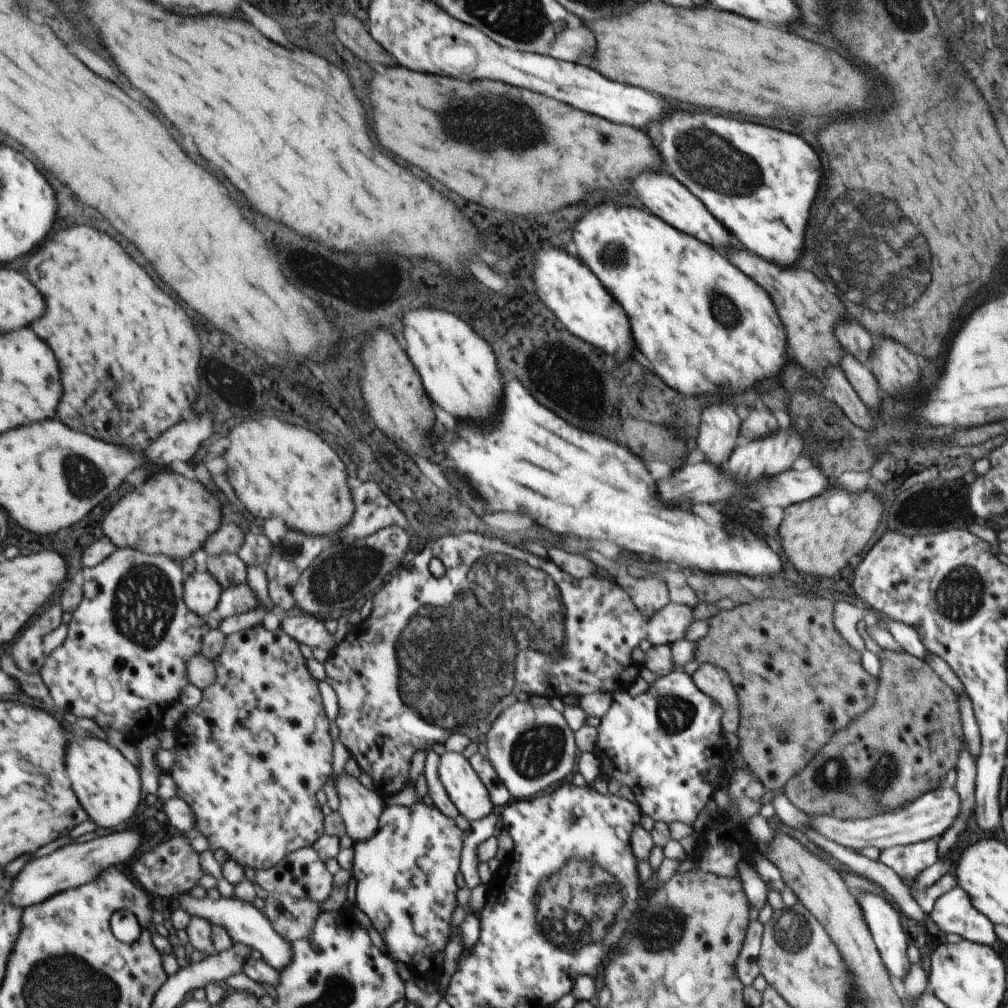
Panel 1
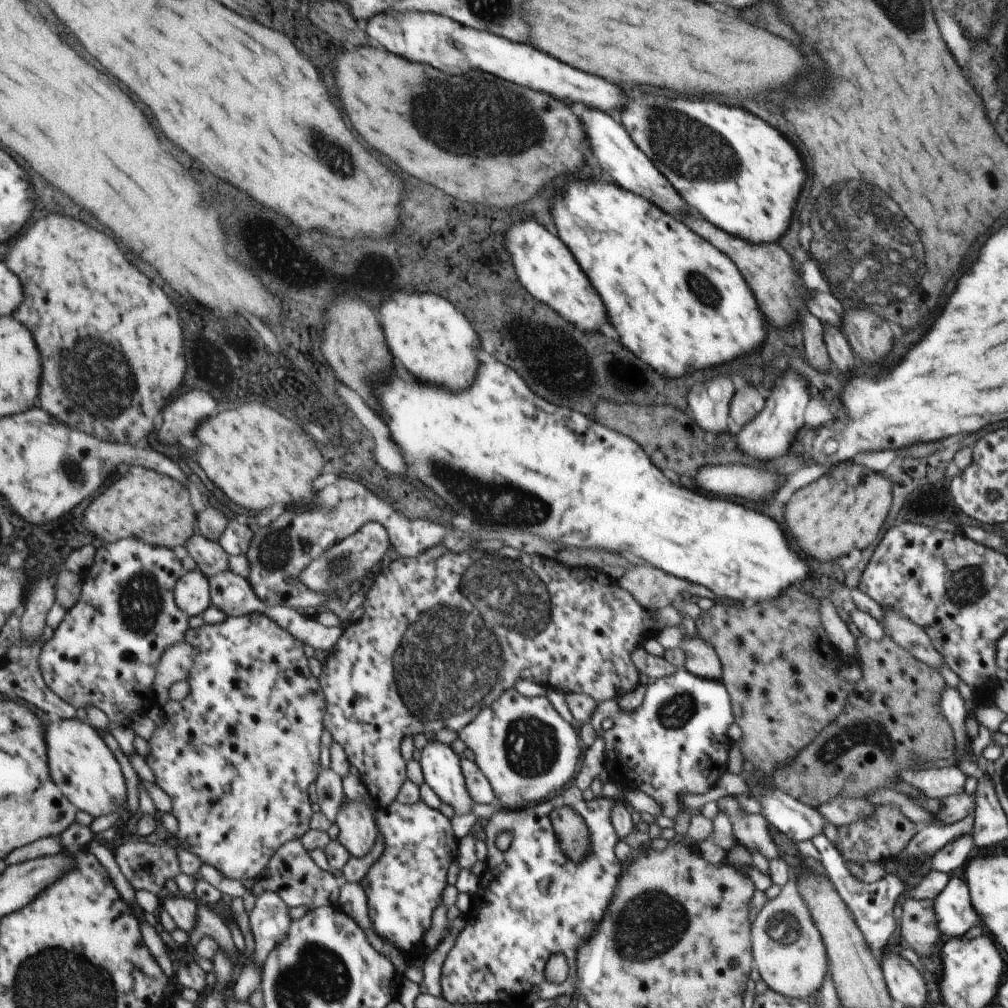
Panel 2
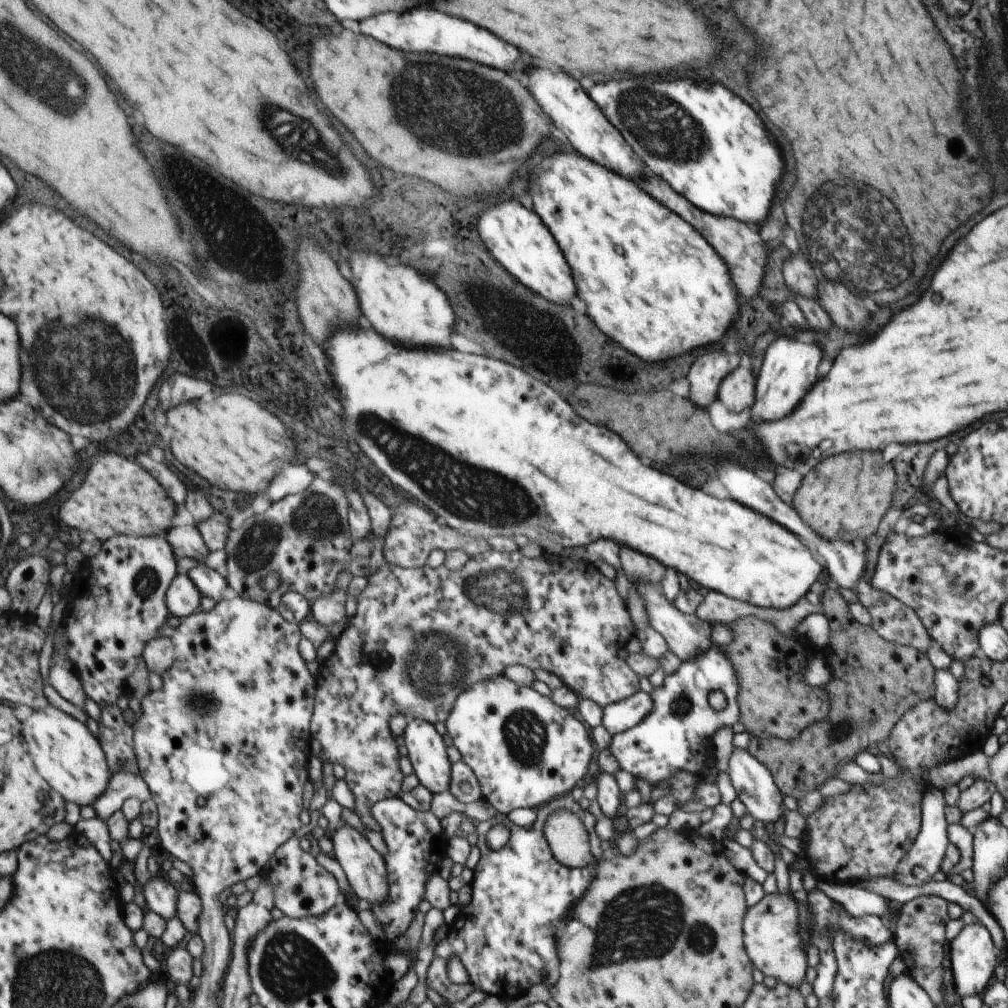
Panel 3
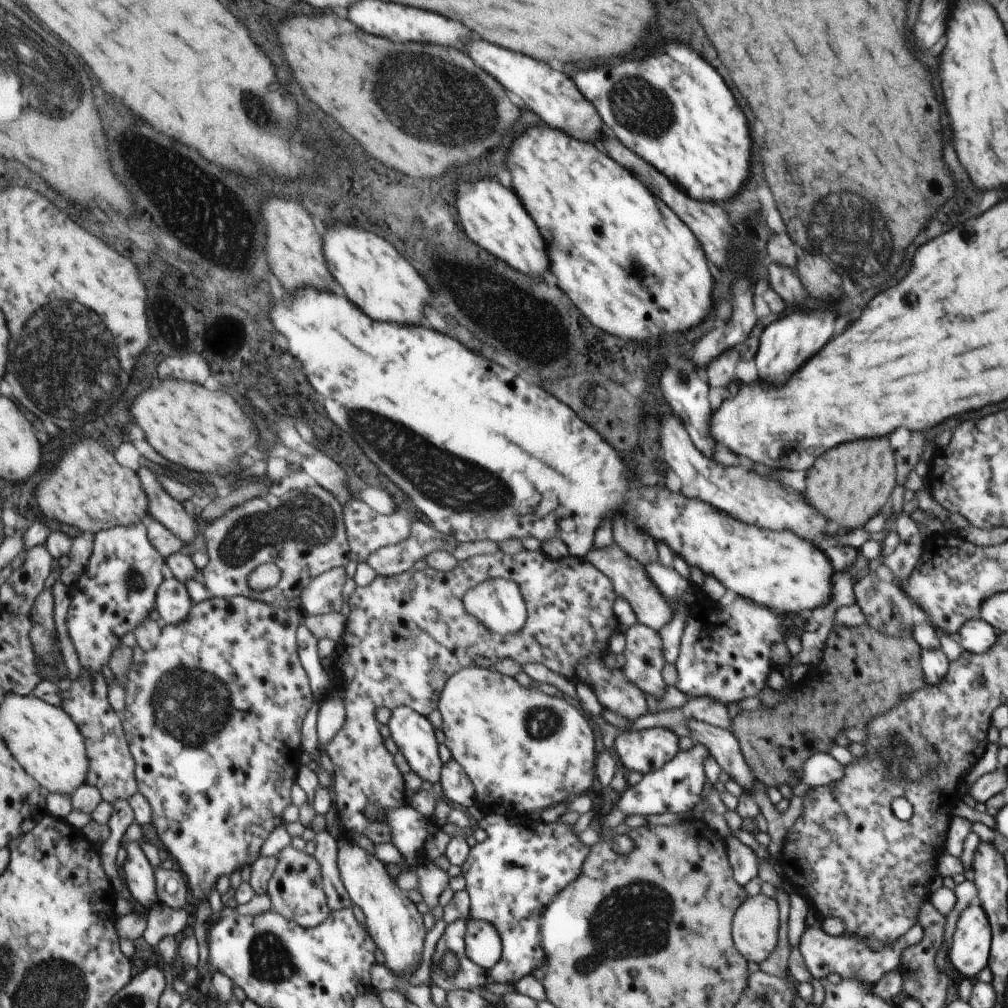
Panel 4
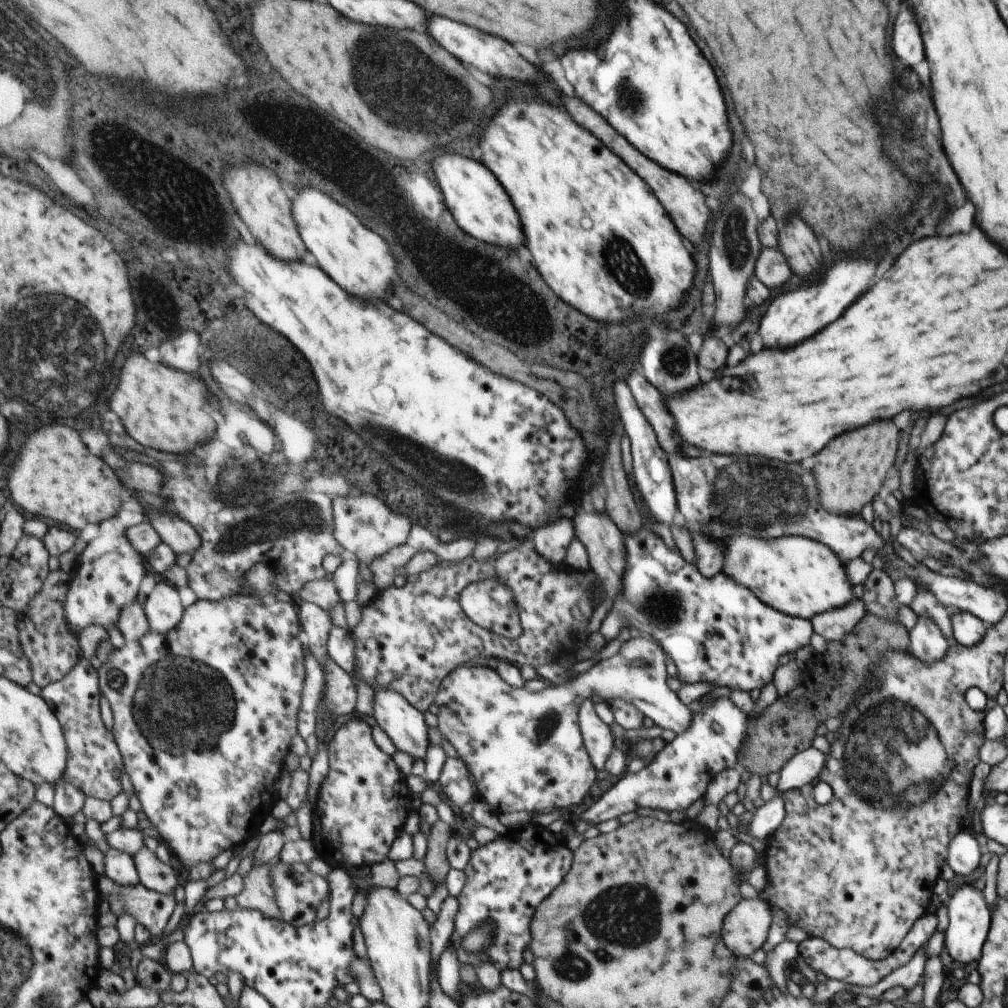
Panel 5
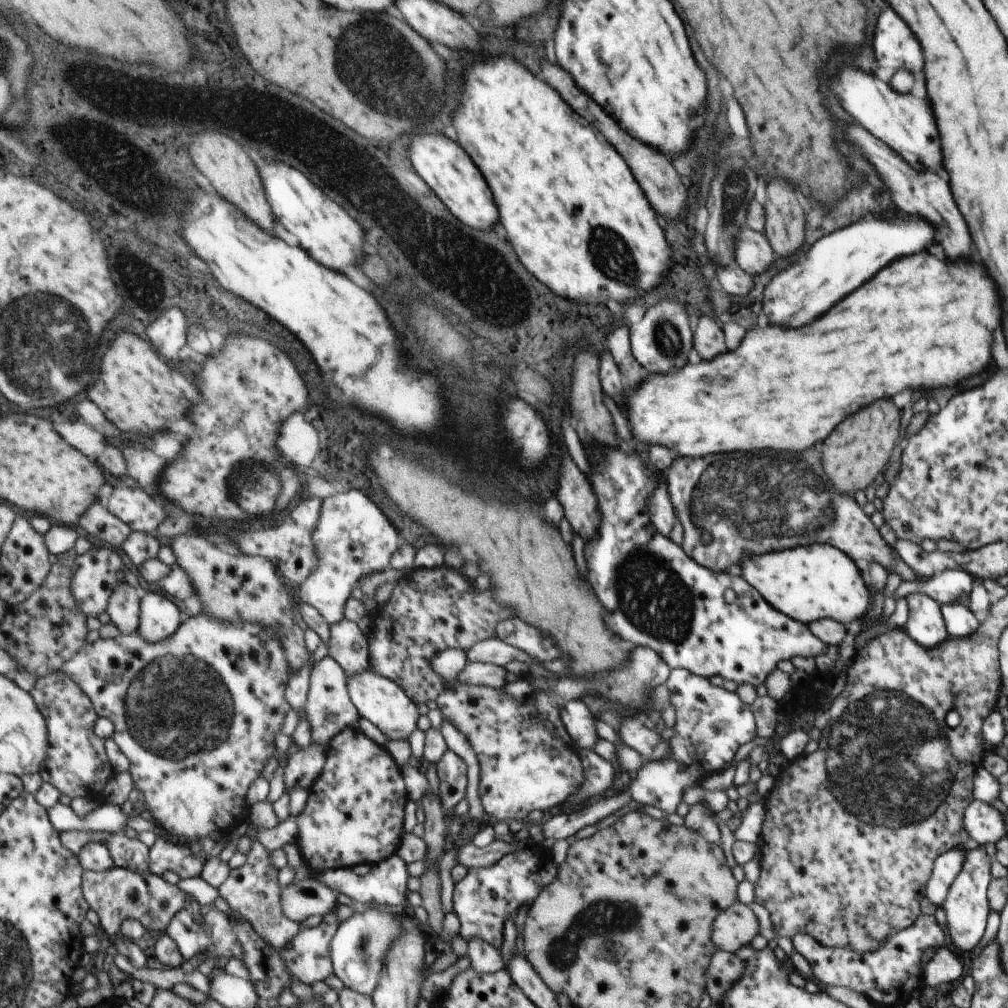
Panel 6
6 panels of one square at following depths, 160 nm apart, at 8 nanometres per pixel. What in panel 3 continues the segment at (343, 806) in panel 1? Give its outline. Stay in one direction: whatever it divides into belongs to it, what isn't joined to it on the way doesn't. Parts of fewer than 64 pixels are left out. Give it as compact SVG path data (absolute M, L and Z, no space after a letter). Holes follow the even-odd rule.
M343 825L333 838L334 858L337 859L345 869L348 879L353 885L353 892L364 906L384 903L388 896L387 868L382 856L379 856L369 841L359 833L353 826Z

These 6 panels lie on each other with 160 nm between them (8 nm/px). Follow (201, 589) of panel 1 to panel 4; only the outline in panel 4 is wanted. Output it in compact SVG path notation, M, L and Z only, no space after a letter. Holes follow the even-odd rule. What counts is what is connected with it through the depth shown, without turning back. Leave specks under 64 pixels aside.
M177 577L167 578L159 587L156 610L166 624L183 622L194 606L188 586Z

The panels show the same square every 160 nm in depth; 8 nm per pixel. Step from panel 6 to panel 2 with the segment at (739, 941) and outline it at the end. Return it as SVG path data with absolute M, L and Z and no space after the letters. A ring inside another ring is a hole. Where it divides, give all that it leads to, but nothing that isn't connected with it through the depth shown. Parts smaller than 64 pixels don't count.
M787 866L789 880L780 888L777 896L768 900L756 914L751 929L751 945L754 963L757 964L760 979L773 992L783 996L806 1000L808 996L819 994L822 980L827 972L827 946L823 944L821 935L813 922L808 907L804 904L796 888L795 870Z

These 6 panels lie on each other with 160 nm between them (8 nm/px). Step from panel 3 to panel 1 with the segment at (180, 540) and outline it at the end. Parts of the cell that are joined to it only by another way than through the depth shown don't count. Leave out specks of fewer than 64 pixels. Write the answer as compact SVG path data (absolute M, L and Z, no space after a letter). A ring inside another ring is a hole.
M238 554L207 556L206 566L223 589L248 584L248 564Z

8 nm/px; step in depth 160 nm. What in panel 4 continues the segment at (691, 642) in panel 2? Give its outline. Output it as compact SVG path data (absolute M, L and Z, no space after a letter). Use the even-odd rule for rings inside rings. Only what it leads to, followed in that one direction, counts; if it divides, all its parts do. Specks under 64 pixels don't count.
M617 546L598 549L593 547L583 559L595 568L601 568L601 572L605 572L604 575L612 581L617 596L628 600L632 611L635 613L637 622L658 632L661 627L664 627L672 619L672 606L668 604L668 601L657 590L656 585L652 583L641 563L627 558Z

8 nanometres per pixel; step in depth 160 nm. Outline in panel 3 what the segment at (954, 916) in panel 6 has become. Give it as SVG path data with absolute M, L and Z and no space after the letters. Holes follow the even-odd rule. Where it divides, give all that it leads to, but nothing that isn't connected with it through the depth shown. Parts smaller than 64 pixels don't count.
M965 925L955 938L948 941L948 951L955 992L960 998L975 994L981 996L993 980L993 970L999 962L990 932L983 925Z

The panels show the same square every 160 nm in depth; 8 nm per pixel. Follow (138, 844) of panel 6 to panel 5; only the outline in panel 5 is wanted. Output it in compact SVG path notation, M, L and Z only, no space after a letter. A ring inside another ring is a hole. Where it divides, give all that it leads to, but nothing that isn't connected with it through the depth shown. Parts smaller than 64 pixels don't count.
M147 847L133 856L143 885L161 894L175 894L175 888L179 886L179 874L176 869L173 870L169 863L161 862L155 852L151 852Z

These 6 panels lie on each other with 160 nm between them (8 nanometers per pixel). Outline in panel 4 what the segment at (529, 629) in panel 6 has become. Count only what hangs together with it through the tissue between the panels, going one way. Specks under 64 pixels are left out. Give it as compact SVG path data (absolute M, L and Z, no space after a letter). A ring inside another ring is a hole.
M489 579L464 592L461 603L466 613L475 617L493 633L508 635L516 633L525 622L526 606L514 582L503 579Z

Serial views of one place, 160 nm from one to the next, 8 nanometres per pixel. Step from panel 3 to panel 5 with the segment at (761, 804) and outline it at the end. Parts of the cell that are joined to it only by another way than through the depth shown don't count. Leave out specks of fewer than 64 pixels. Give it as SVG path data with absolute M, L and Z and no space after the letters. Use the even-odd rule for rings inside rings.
M633 635L627 639L627 641L622 642L620 648L616 654L612 657L601 659L597 666L593 666L589 672L583 674L577 674L576 677L570 678L565 684L561 686L553 686L548 683L547 688L540 690L539 692L529 692L525 687L514 687L513 685L507 684L501 677L496 673L496 669L491 669L489 667L482 667L481 664L478 666L460 665L456 667L455 670L451 672L443 680L439 690L436 692L435 705L437 706L437 728L440 732L440 736L445 738L451 746L456 750L456 758L462 760L466 766L469 768L469 773L473 775L472 784L475 788L477 796L487 803L489 809L491 809L493 814L500 814L504 812L528 812L532 815L547 813L547 810L555 810L555 808L565 808L565 806L573 806L573 804L578 804L583 800L583 796L587 794L587 790L591 788L593 780L595 780L595 770L591 766L592 762L589 762L590 757L588 756L588 751L584 747L583 737L579 736L579 732L575 732L575 702L579 704L583 698L590 698L592 694L599 696L605 702L616 701L617 699L622 701L631 701L642 713L645 713L647 718L653 721L654 725L661 728L667 728L672 730L677 735L679 733L684 733L690 725L692 714L689 711L687 705L681 700L676 693L672 692L665 683L667 680L668 665L665 660L666 654L663 649L651 638L650 636Z

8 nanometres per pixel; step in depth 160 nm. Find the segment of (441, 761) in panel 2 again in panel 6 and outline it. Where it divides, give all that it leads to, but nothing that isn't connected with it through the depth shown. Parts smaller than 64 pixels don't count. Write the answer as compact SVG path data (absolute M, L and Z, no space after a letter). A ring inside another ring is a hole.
M371 670L354 674L348 680L349 692L357 717L365 718L376 726L389 741L405 741L418 721L418 708L415 702L397 683L382 677Z

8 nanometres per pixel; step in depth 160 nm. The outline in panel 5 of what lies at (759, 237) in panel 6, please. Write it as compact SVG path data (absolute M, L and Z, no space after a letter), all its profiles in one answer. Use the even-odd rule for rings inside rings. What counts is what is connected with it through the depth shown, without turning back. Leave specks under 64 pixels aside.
M760 246L760 251L755 261L754 275L757 280L769 290L779 288L792 272L788 267L785 257L777 248L765 248Z

